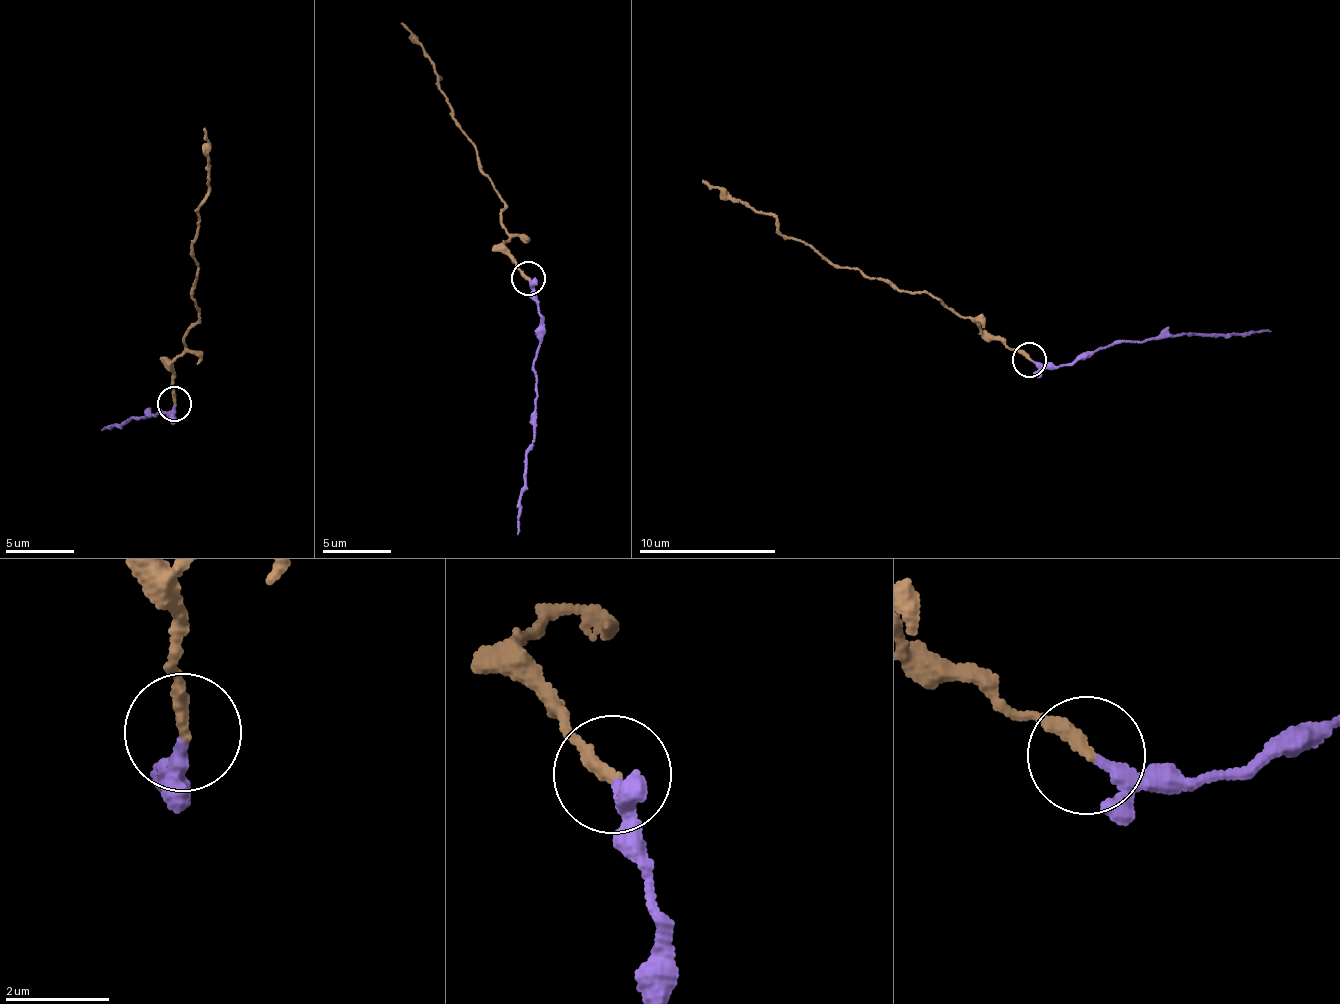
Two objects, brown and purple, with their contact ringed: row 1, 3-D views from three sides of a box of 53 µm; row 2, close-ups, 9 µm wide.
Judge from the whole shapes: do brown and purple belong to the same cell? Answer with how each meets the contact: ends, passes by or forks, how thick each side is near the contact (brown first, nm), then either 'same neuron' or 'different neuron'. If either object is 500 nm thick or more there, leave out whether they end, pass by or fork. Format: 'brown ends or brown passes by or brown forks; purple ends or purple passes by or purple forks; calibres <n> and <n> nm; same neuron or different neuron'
brown ends; purple passes by; calibres 260 and 200 nm; same neuron

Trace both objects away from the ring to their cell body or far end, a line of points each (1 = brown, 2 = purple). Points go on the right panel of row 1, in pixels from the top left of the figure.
1: (1029, 360), (984, 335), (932, 297), (824, 260), (786, 239), (775, 219), (724, 197), (702, 178)
2: (1032, 360), (1074, 365), (1118, 342), (1190, 336), (1195, 332), (1272, 332)

